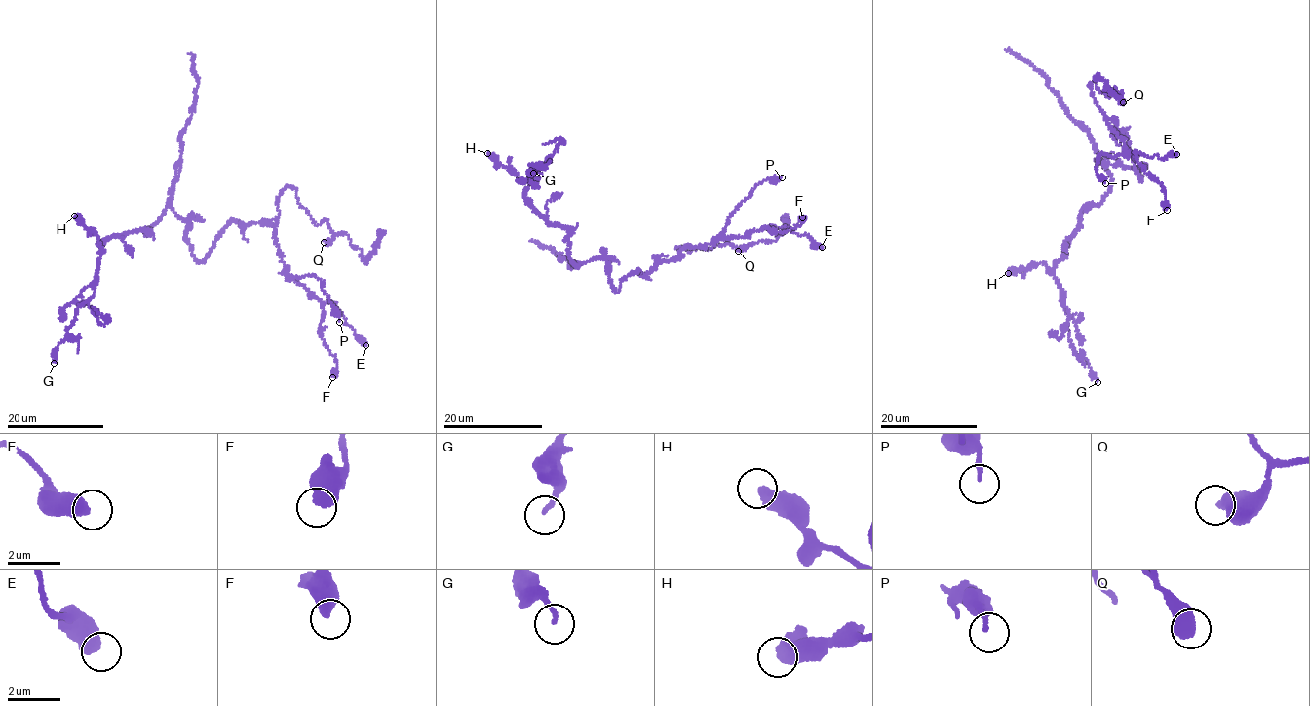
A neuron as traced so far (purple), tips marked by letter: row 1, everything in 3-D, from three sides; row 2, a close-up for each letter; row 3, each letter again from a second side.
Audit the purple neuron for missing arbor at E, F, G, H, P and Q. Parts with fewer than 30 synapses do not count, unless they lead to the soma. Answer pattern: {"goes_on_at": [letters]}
{"goes_on_at": []}

